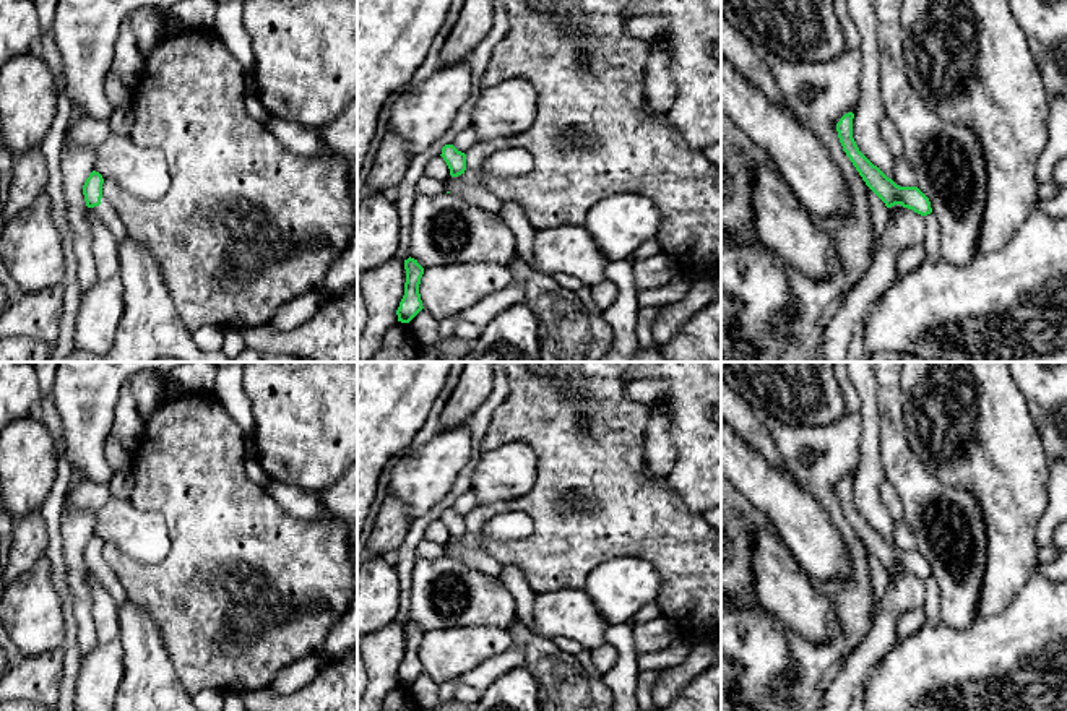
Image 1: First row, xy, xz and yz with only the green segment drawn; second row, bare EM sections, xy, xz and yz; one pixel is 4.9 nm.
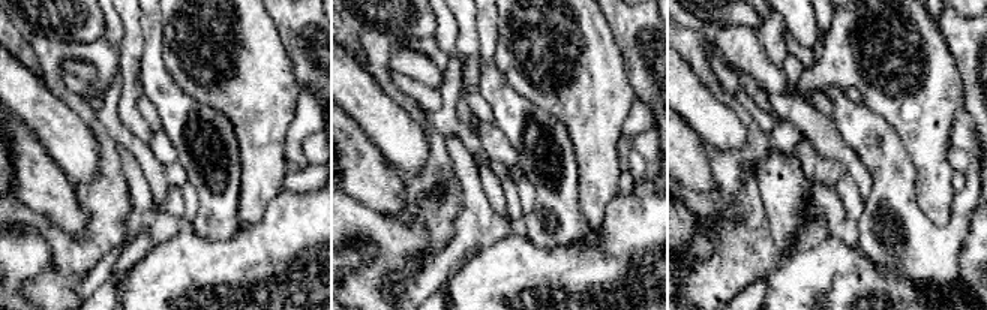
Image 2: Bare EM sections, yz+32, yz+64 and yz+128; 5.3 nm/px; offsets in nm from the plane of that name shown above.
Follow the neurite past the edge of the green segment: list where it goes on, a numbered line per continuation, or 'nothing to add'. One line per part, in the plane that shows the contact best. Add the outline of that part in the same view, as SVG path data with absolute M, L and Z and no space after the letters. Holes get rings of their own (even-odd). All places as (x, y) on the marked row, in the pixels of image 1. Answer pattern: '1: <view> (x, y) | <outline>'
1: xy (106, 215) | M104 196L101 198L101 205L94 206L93 211L120 245L128 235L125 224L122 222L120 216L109 206Z

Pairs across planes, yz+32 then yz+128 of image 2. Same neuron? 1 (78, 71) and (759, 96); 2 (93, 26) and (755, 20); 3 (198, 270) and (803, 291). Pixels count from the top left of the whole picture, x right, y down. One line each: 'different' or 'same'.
1: different
2: same
3: same

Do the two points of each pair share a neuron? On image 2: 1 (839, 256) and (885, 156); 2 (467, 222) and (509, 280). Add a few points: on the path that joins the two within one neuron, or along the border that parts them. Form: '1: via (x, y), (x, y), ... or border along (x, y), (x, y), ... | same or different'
1: border along (857, 246), (882, 270) | different
2: border along (515, 228), (507, 235), (480, 249) | different

